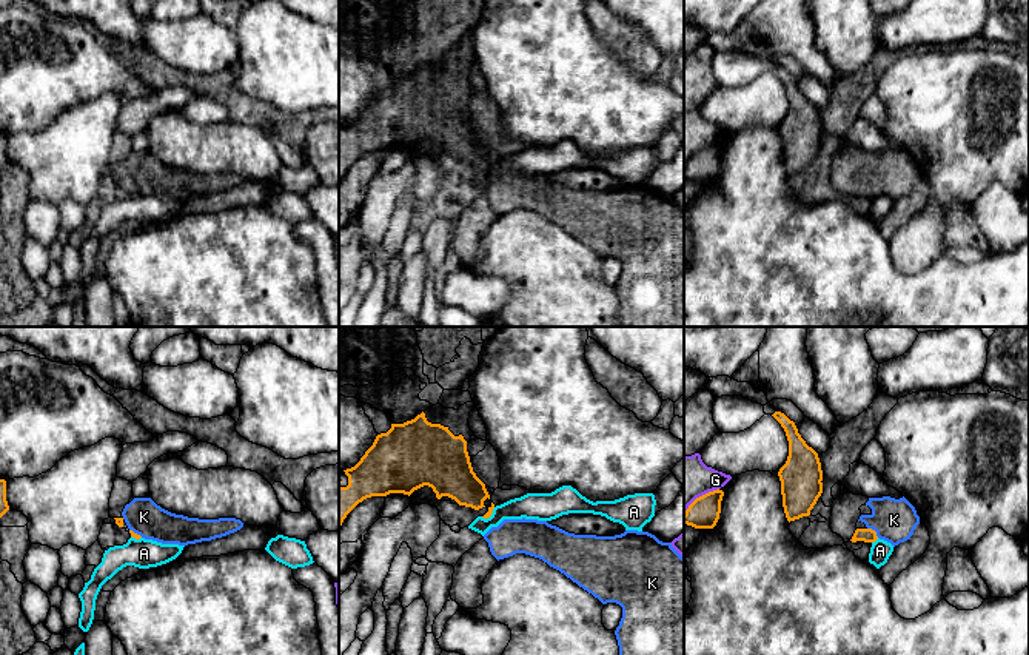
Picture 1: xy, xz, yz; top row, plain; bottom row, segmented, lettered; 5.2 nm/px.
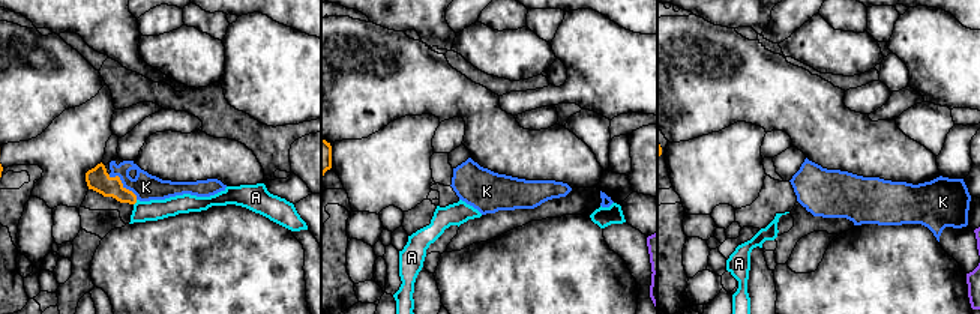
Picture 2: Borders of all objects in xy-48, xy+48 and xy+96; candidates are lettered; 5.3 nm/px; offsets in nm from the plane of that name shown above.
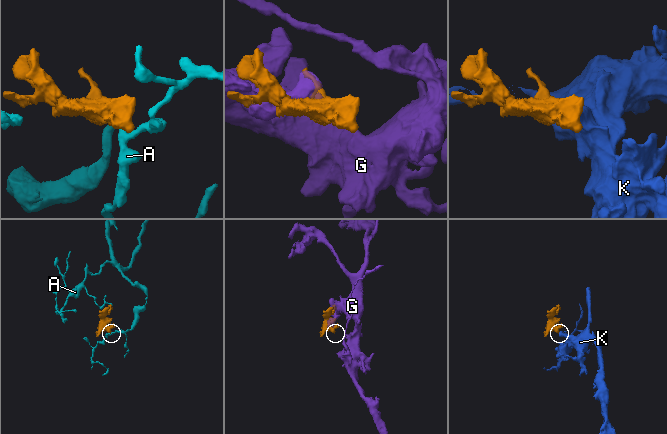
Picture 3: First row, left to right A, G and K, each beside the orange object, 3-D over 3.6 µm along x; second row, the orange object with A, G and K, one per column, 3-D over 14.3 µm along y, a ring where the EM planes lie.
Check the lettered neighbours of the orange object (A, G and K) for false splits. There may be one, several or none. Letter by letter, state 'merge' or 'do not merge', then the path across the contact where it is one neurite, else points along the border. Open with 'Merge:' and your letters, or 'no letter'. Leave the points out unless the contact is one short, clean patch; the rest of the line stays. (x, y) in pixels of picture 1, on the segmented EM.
Merge: K
A: do not merge | along yz (878, 538), (872, 543)
G: do not merge
K: merge | across yz (868, 535), (874, 530), (880, 524), (894, 520)

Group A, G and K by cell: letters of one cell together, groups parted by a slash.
A / G / K

